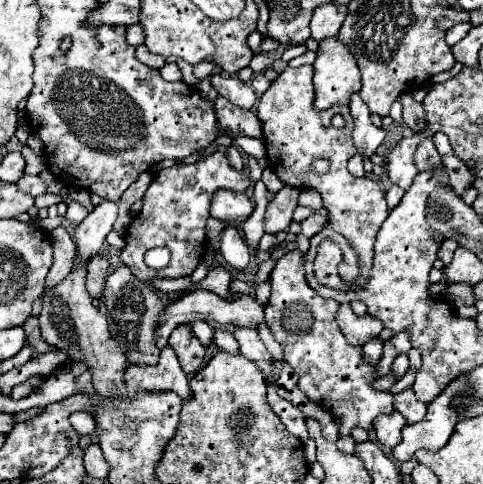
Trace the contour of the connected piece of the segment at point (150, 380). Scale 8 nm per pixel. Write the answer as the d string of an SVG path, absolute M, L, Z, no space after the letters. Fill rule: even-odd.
M164 346L156 366L128 366L124 372L128 394L138 390L172 390L184 400L190 396L188 374L180 368L178 356L170 346Z

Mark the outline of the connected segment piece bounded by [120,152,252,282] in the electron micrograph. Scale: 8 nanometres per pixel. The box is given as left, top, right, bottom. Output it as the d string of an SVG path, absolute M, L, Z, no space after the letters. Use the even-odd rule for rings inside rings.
M214 152L194 164L180 164L180 166L172 166L172 168L164 168L160 170L152 184L148 186L146 194L144 194L144 208L140 214L134 216L132 224L128 226L126 234L124 234L124 240L126 240L126 246L122 248L122 262L144 282L150 282L154 278L184 278L184 276L190 276L198 262L202 260L202 254L206 250L206 220L210 218L210 202L212 202L212 196L216 190L232 190L232 192L246 192L250 188L250 174L246 168L242 170L236 170L230 166L230 160L228 160L228 154L226 152ZM154 246L166 246L170 252L172 252L172 260L166 268L162 270L152 270L144 264L144 254L146 250L154 248Z

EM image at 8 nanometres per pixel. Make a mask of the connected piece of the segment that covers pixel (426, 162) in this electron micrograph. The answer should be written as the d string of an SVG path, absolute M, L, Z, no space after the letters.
M424 138L420 144L418 144L418 150L416 150L416 158L414 158L418 170L430 170L430 168L436 168L442 164L442 158L432 142L432 138Z

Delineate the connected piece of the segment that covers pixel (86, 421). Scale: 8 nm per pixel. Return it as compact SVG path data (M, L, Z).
M74 412L70 417L72 428L80 436L92 436L94 434L94 418L88 412Z

